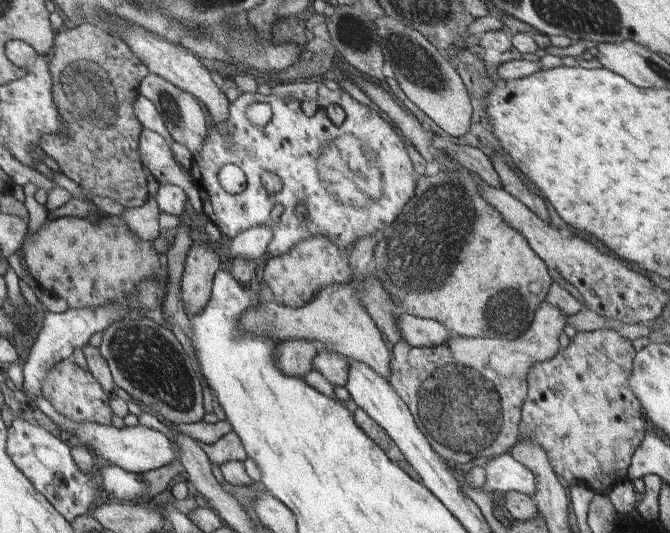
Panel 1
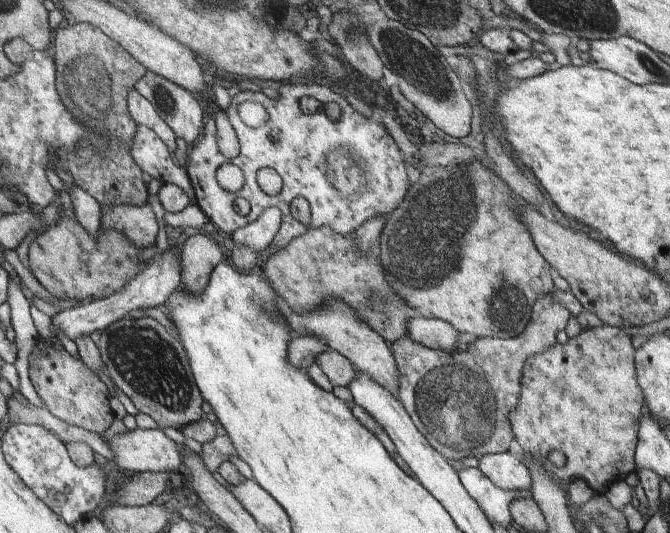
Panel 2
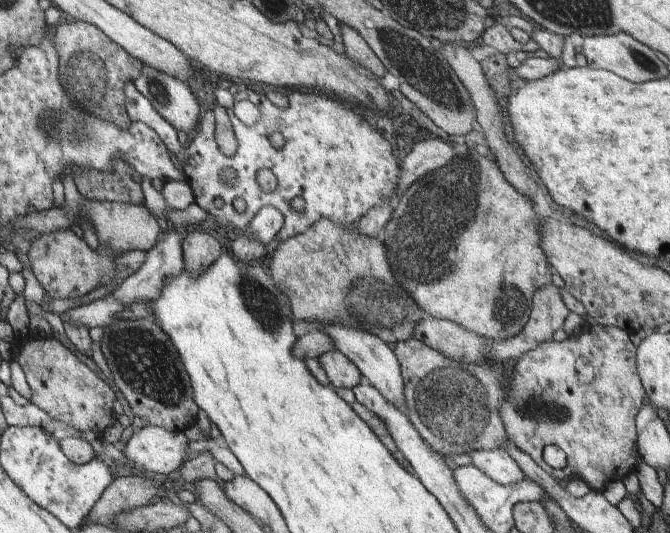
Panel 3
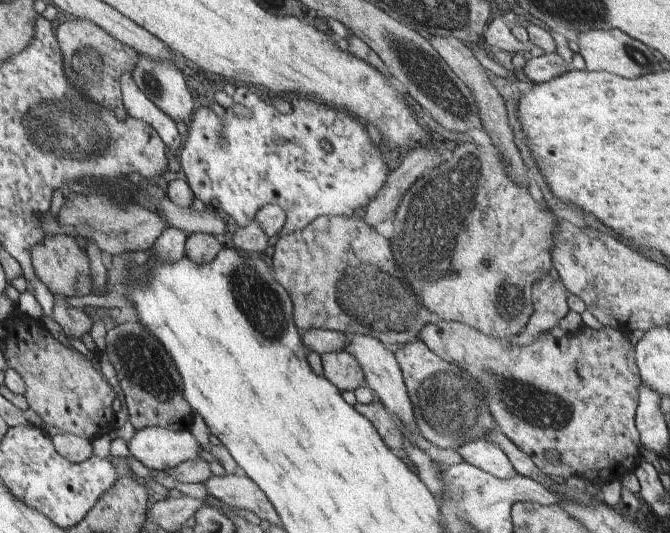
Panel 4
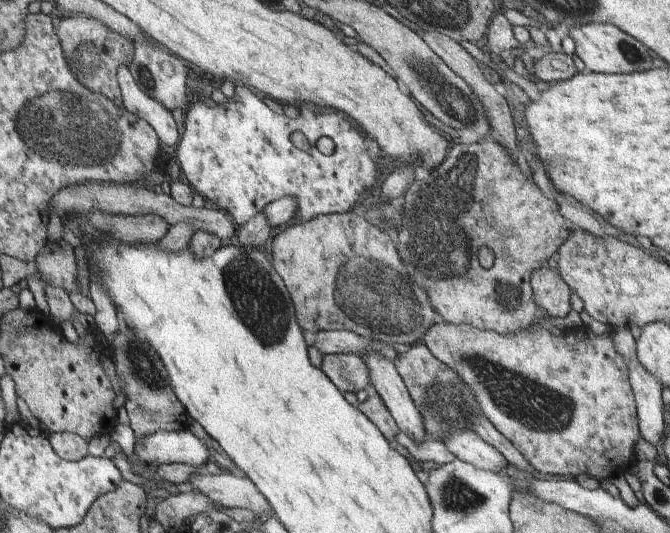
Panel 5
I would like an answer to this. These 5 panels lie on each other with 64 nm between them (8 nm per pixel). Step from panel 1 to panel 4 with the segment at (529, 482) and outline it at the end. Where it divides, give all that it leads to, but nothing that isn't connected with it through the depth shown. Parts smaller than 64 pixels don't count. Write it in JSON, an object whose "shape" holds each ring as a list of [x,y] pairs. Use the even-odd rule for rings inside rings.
{"shape":[[[485,439],[466,440],[460,448],[454,448],[466,463],[483,469],[500,479],[513,478],[517,472],[512,466],[512,461],[499,448]]]}

